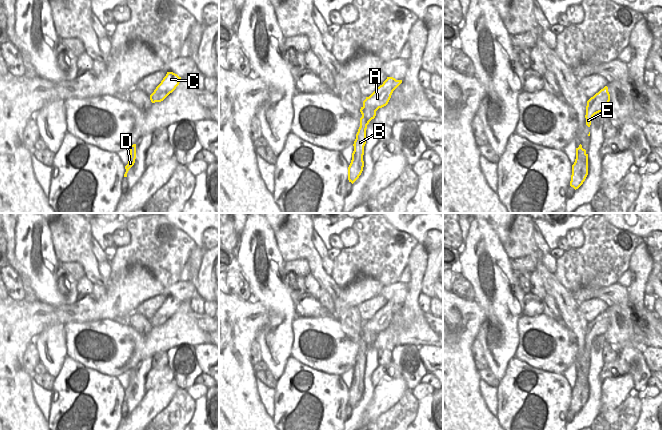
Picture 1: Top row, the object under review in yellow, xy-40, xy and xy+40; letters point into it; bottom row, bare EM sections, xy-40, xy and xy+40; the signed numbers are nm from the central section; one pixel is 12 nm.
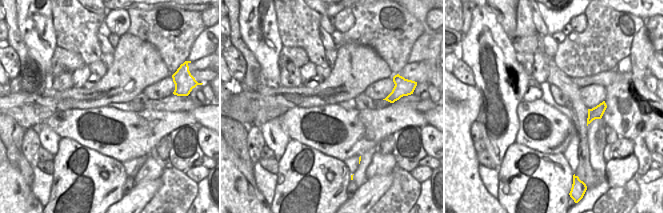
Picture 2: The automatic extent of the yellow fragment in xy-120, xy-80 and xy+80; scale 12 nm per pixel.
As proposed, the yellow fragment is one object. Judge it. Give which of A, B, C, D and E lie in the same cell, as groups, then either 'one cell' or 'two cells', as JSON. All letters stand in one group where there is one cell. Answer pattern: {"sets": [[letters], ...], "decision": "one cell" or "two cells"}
{"sets": [["A", "B", "C", "D", "E"]], "decision": "one cell"}

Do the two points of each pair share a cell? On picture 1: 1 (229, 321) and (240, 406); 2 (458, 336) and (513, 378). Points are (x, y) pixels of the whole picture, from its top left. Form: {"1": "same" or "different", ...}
{"1": "same", "2": "different"}

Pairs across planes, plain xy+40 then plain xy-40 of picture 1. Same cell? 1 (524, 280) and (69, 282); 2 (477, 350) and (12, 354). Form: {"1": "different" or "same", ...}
{"1": "same", "2": "different"}

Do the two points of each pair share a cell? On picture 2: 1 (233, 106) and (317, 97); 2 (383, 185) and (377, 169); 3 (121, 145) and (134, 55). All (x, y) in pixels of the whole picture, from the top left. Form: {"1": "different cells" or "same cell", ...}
{"1": "same cell", "2": "different cells", "3": "different cells"}

